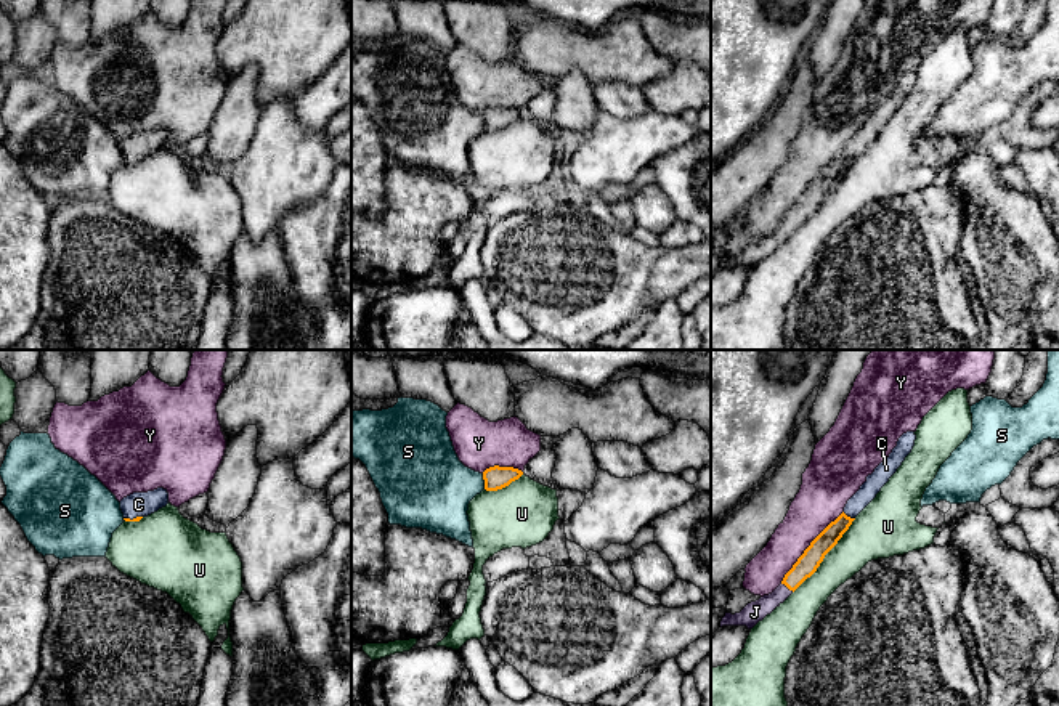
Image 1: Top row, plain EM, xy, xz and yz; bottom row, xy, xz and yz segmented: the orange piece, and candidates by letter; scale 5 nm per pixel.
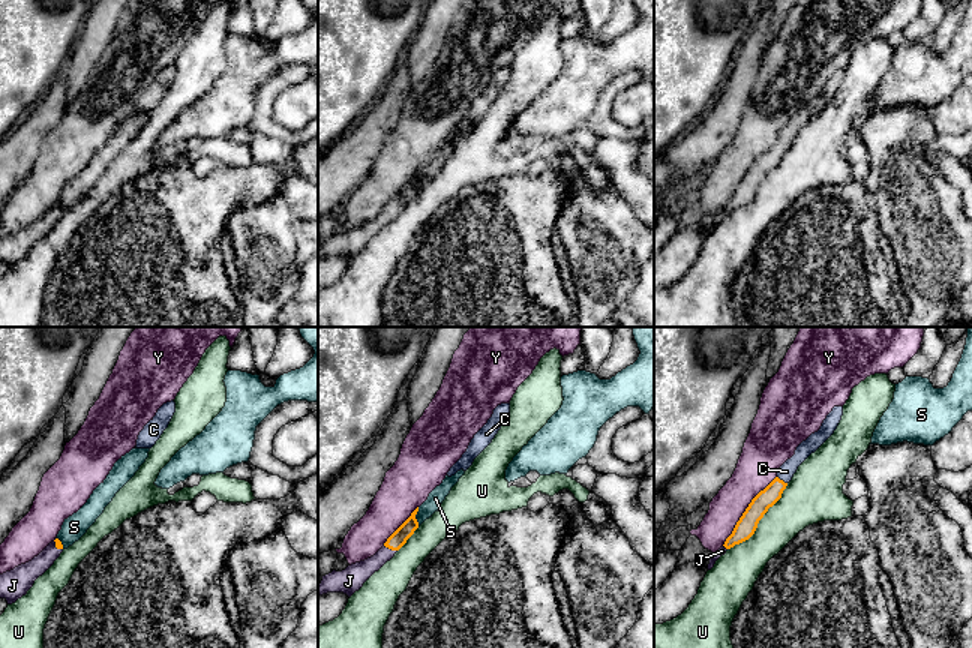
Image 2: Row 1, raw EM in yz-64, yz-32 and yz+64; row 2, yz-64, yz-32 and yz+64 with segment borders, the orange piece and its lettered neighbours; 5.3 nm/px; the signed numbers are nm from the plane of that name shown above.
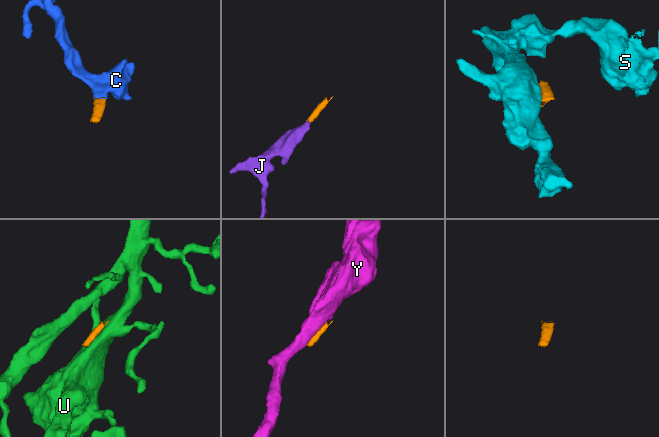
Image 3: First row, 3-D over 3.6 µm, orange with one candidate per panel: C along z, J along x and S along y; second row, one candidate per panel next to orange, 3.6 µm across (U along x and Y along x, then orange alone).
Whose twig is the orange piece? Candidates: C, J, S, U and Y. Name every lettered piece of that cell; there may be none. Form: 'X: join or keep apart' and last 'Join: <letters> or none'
C: join
J: join
S: keep apart
U: keep apart
Y: keep apart
Join: C, J

